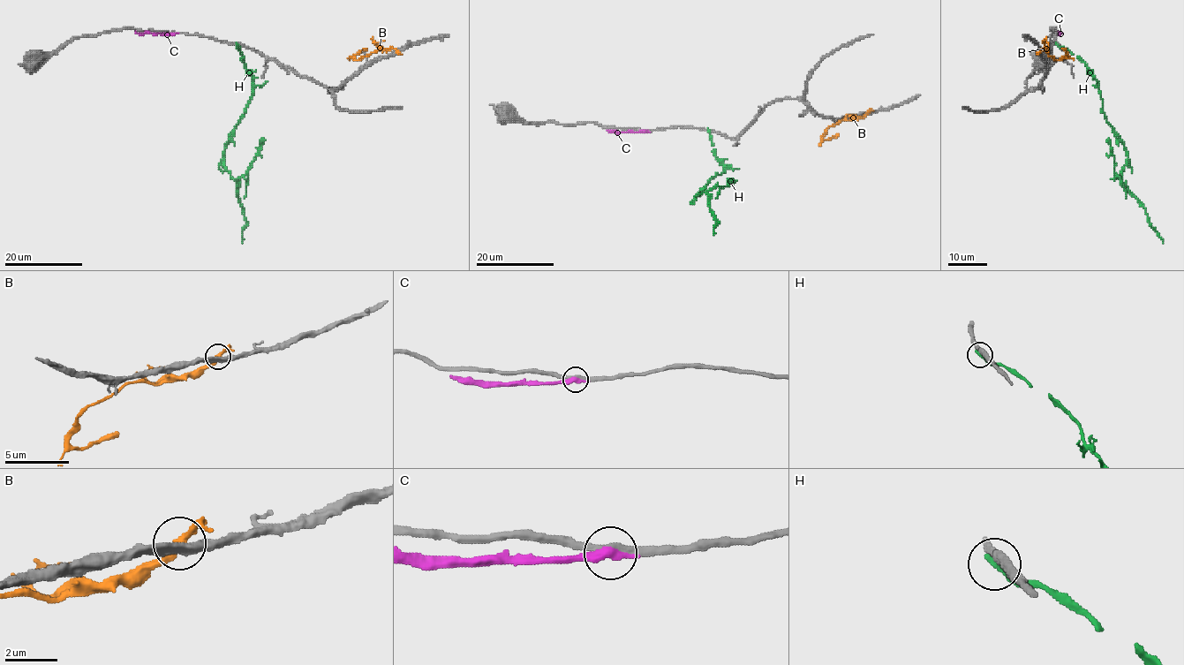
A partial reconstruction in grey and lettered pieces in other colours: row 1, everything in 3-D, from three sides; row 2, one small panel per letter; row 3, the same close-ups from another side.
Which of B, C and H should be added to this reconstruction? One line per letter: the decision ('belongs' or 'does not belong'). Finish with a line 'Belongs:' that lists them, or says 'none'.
B: does not belong
C: does not belong
H: does not belong
Belongs: none

